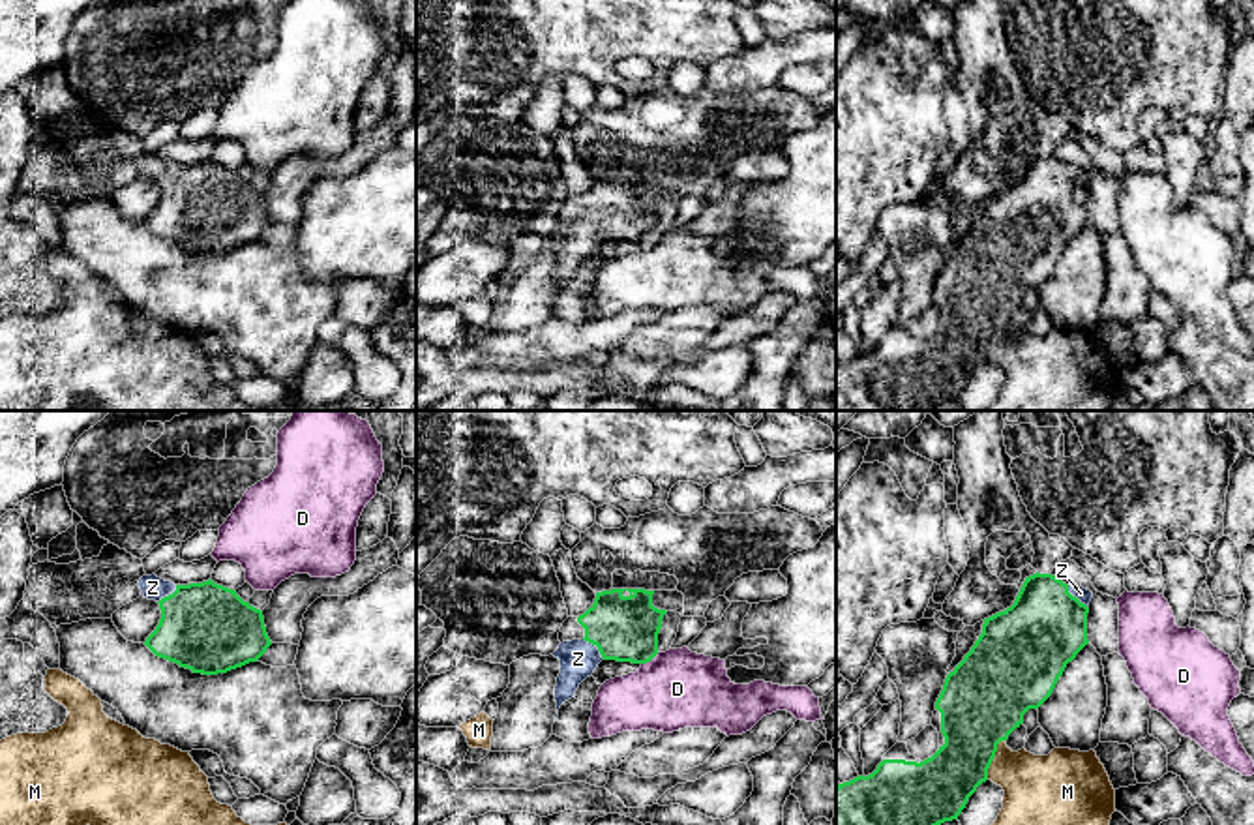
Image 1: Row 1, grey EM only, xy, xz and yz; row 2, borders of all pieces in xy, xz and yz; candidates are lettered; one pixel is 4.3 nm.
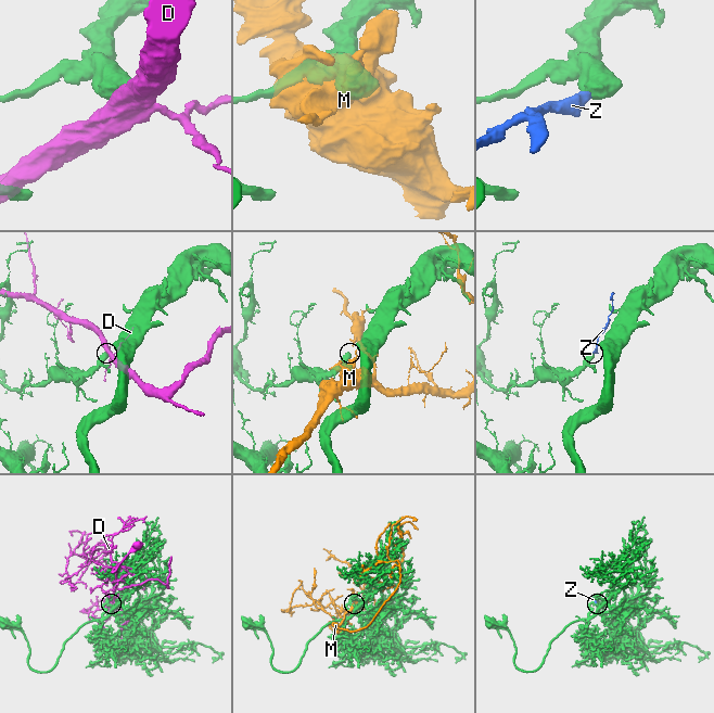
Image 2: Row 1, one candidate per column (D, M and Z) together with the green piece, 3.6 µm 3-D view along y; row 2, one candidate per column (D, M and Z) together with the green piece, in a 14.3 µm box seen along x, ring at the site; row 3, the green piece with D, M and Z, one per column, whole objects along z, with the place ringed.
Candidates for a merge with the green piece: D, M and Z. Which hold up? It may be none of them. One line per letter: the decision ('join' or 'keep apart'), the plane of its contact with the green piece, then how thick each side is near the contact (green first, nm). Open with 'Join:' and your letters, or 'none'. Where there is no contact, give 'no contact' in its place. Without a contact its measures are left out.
Join: Z
D: keep apart; meets green in xz; 280 nm thick on the green side, 340 nm on the other
M: keep apart; meets green in yz; 360 nm thick on the green side, 300 nm on the other
Z: join; meets green in xz; 280 nm thick on the green side, 160 nm on the other

